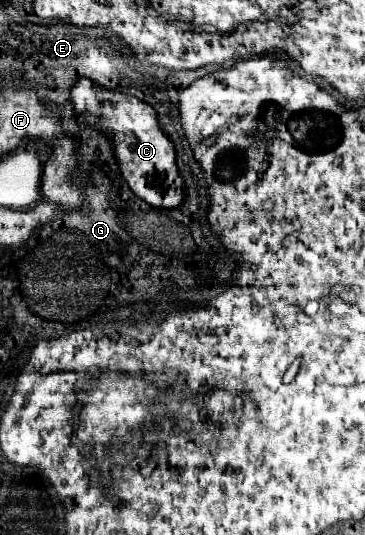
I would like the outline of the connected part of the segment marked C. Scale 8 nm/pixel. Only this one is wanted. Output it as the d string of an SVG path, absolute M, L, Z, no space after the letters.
M80 79L74 85L70 99L74 101L74 107L80 113L80 121L98 125L100 131L106 131L114 137L120 171L128 181L130 189L140 199L144 199L152 207L164 209L176 209L184 205L186 191L184 179L176 167L174 143L160 127L158 113L148 103L130 95L112 93L102 87L96 87L90 79Z

